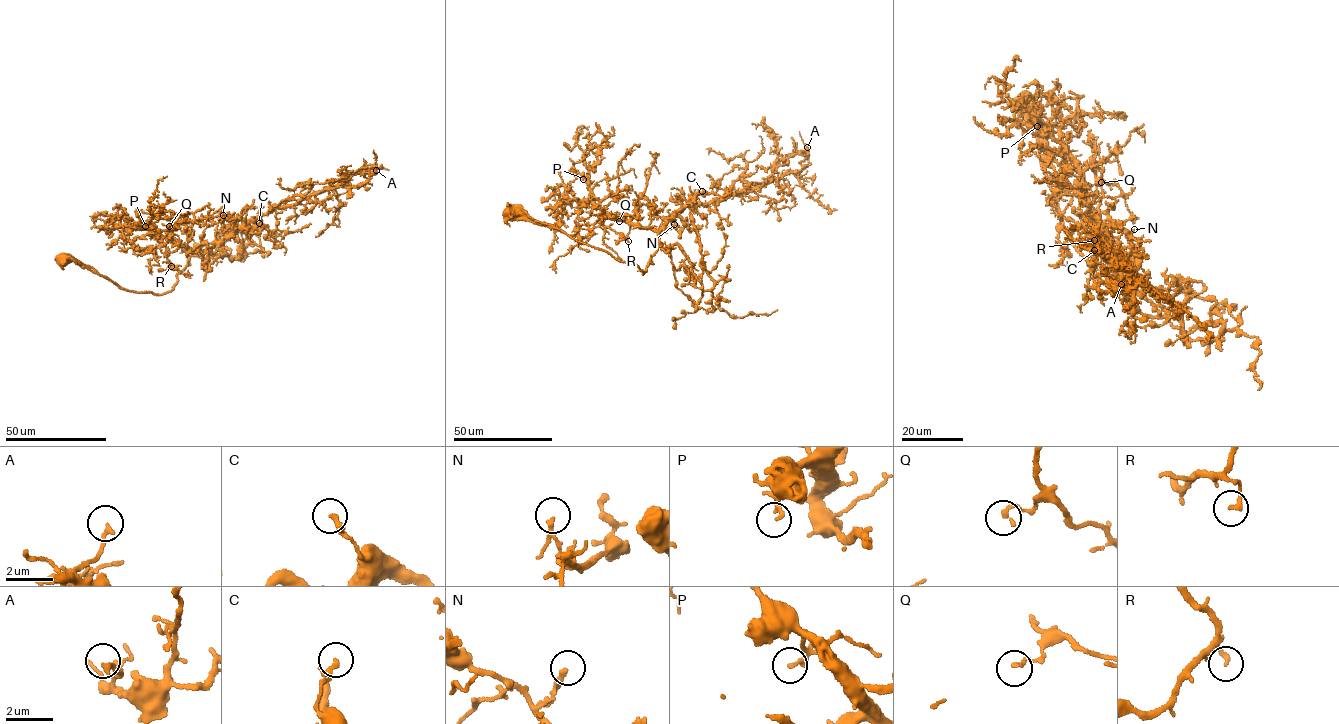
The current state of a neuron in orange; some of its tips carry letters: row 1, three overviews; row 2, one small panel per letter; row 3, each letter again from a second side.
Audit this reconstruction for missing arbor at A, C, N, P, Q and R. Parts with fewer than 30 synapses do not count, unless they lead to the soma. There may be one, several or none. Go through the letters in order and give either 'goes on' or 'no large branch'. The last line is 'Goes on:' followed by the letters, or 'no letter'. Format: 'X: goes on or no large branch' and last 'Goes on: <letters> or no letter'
A: no large branch
C: no large branch
N: no large branch
P: no large branch
Q: no large branch
R: no large branch
Goes on: no letter

